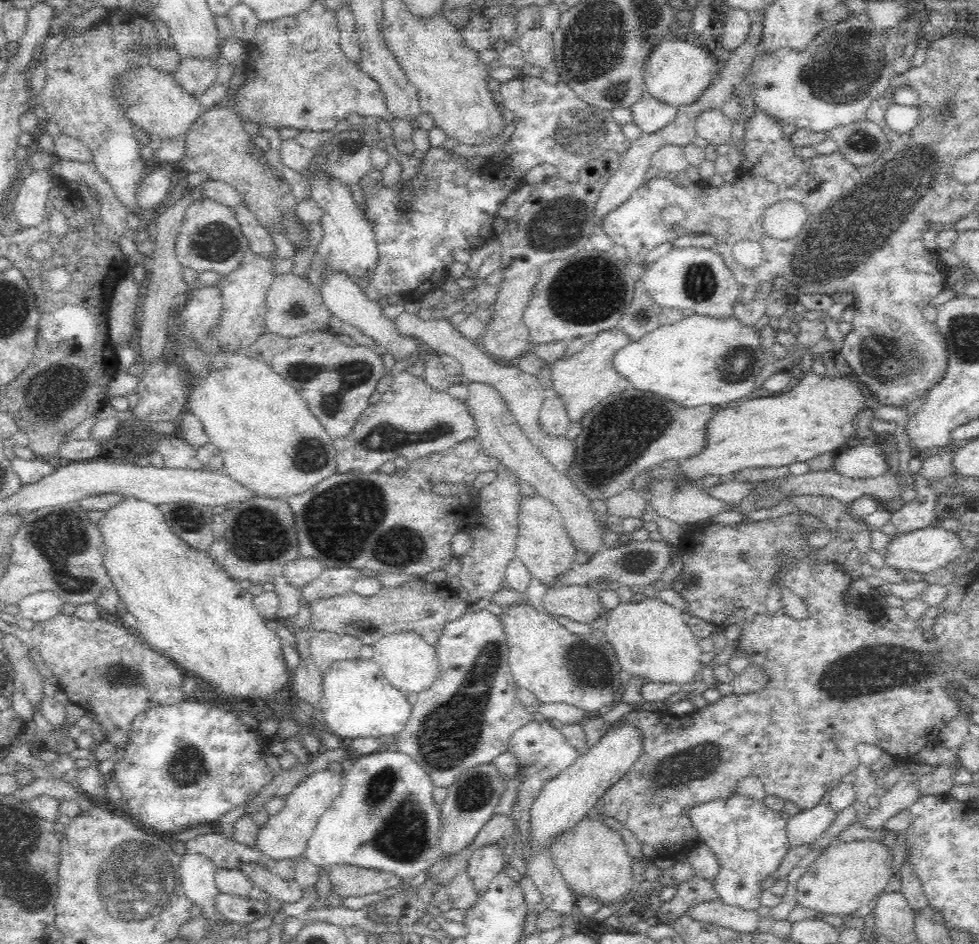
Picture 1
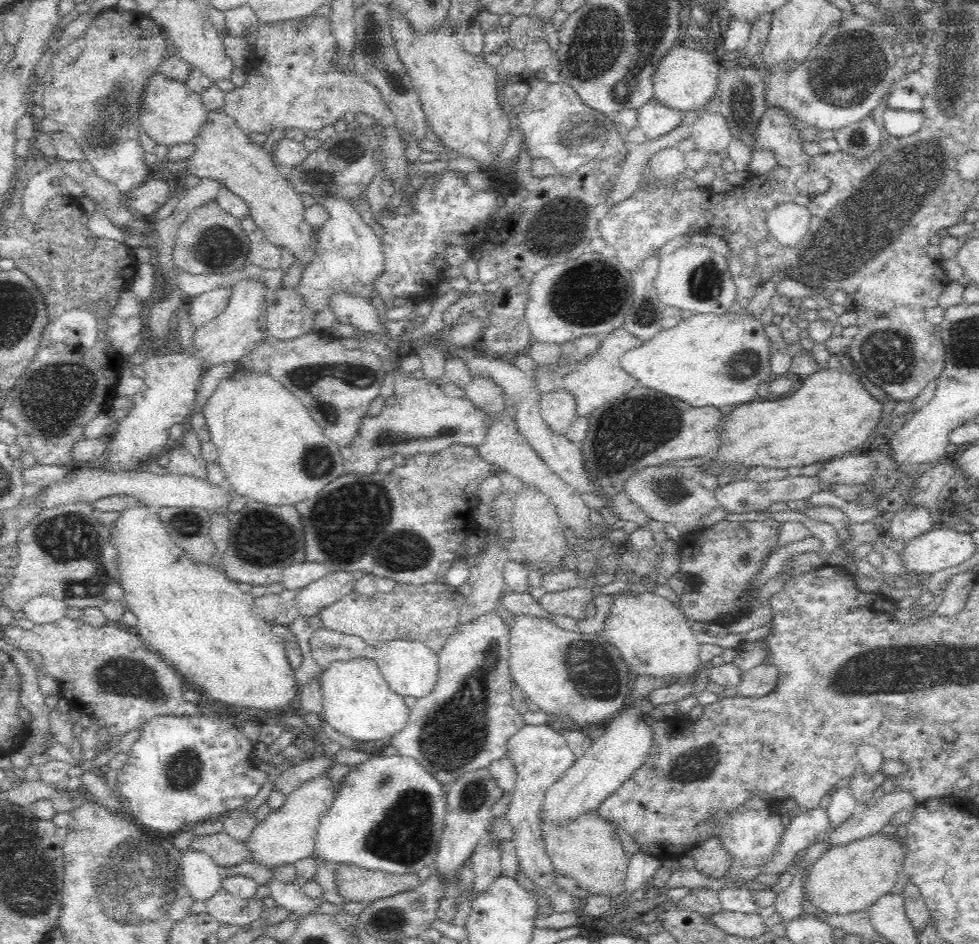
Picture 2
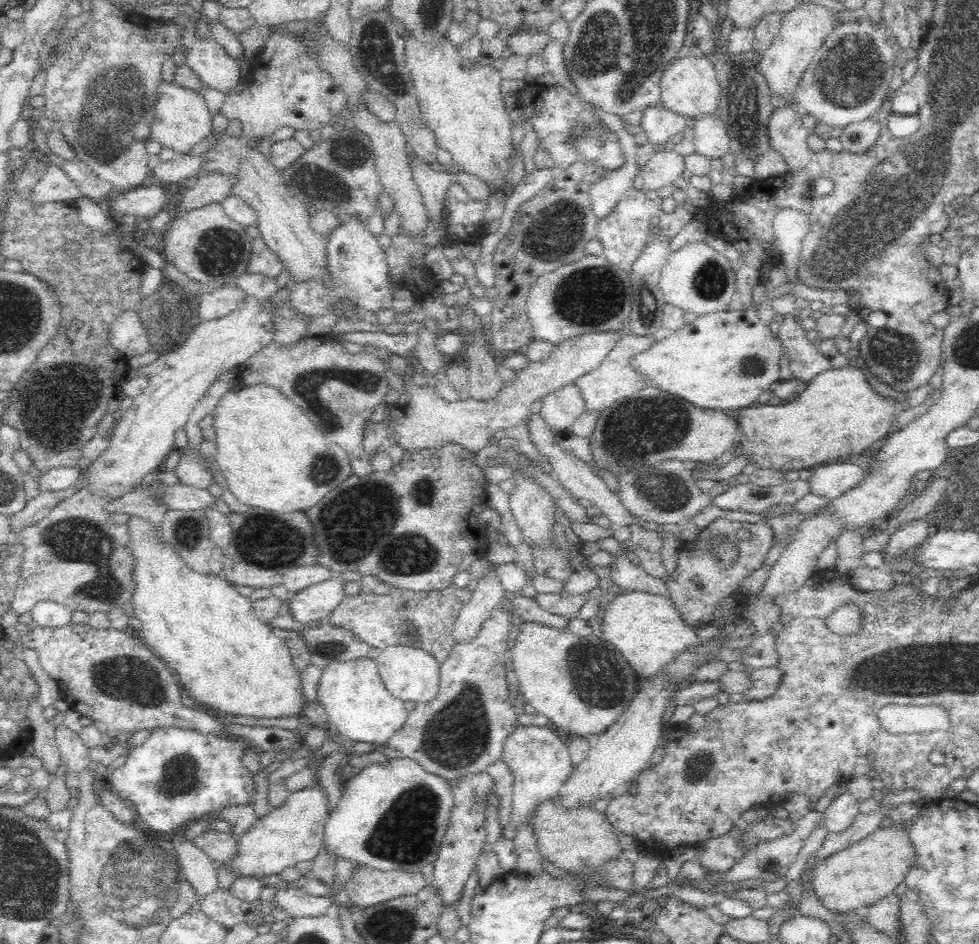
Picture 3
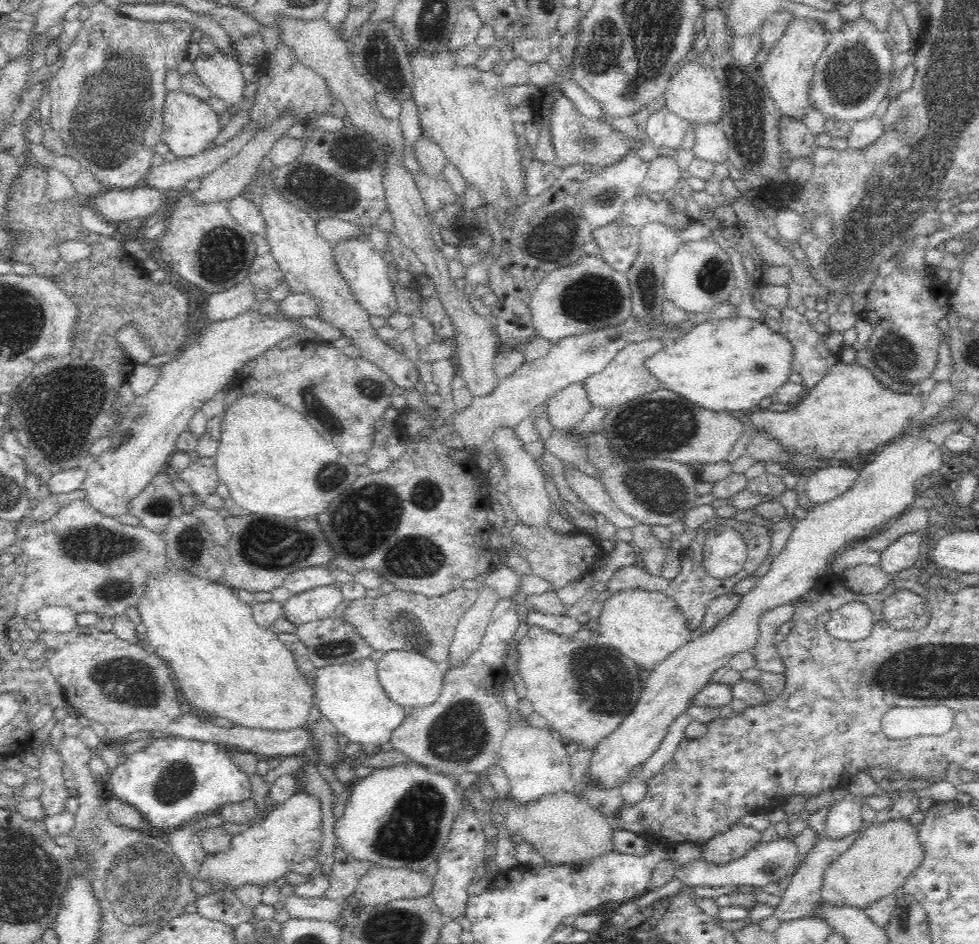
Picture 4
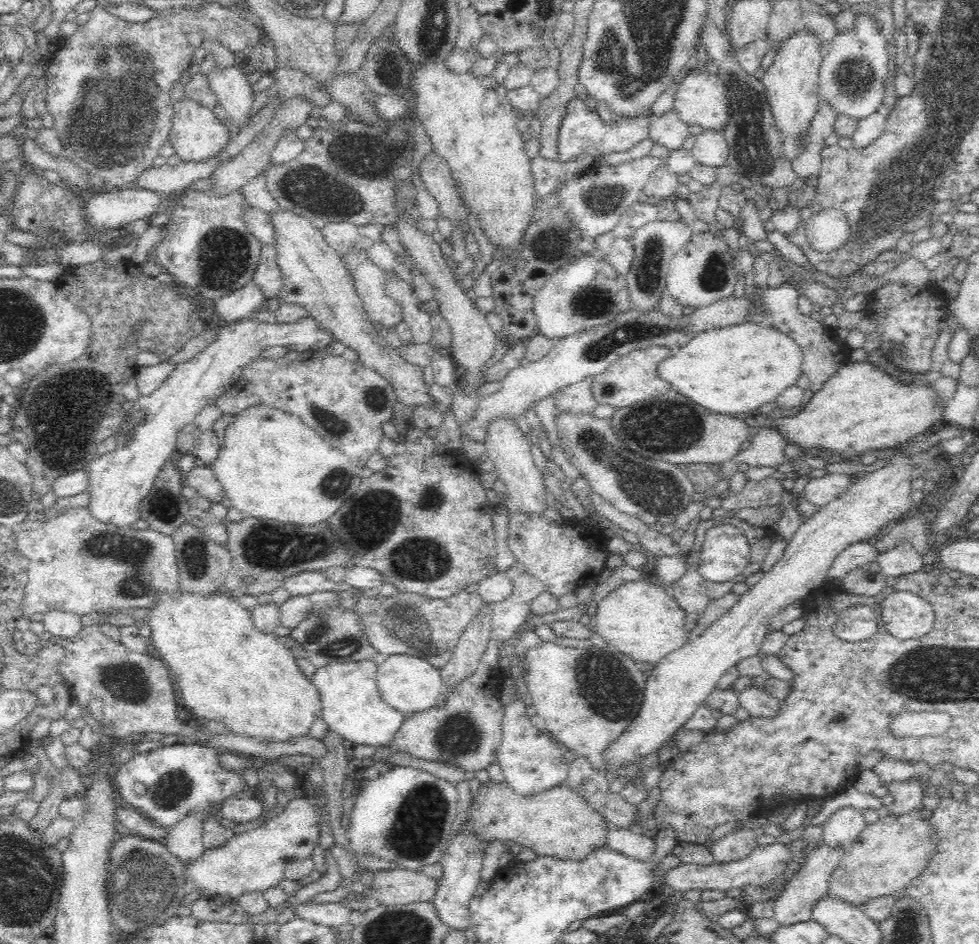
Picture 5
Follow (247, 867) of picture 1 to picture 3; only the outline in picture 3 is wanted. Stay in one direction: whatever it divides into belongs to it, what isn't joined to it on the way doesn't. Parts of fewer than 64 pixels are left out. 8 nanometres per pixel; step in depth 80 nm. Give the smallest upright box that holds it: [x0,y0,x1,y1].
[273,887,334,919]

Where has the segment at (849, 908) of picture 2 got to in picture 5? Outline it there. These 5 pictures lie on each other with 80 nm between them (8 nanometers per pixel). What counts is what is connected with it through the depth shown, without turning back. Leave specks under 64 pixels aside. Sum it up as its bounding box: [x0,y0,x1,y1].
[827,814,935,906]

